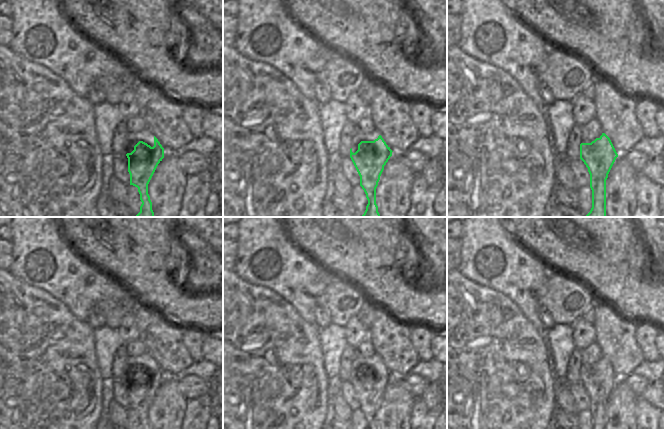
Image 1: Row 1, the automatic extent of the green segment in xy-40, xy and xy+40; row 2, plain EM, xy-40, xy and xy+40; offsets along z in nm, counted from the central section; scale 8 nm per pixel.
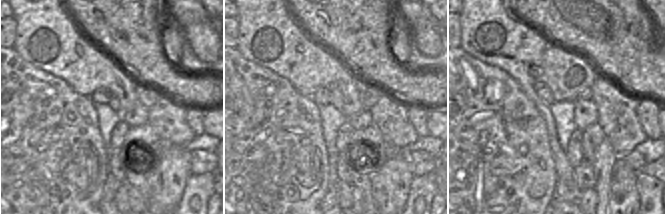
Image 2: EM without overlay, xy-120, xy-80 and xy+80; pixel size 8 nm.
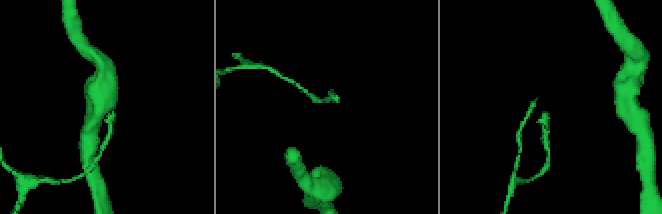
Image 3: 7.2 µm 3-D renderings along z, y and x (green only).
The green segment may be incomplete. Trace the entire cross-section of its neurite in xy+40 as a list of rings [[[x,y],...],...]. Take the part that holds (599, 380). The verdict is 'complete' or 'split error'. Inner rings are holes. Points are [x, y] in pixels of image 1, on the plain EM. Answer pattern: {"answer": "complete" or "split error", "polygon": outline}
{"answer": "complete", "polygon": [[[605,358],[591,367],[580,368],[580,383],[588,392],[592,429],[606,429],[606,404],[618,378]]]}

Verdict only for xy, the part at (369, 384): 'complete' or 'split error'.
split error

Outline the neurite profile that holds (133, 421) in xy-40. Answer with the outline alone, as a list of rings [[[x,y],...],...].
[[[129,409],[128,410],[128,418],[126,420],[126,428],[127,429],[141,429],[142,426],[140,424],[140,418],[138,416],[138,412]]]

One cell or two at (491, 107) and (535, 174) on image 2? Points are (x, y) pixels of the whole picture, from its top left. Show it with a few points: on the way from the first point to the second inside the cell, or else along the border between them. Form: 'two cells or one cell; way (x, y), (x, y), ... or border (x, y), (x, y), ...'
one cell; way (491, 124), (491, 130), (518, 157)

